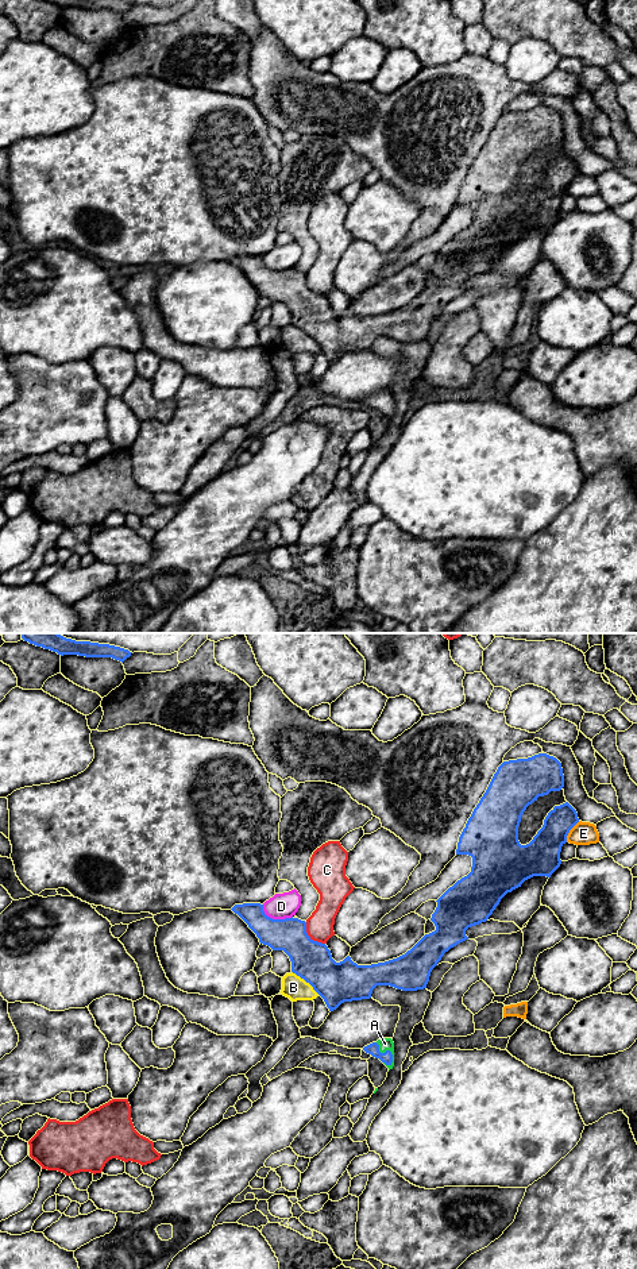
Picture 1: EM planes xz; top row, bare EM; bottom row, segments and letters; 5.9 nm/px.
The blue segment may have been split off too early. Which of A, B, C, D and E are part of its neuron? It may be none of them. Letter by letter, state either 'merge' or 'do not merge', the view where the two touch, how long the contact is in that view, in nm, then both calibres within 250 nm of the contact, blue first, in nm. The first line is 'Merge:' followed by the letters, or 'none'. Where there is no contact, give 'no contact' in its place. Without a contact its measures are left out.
Merge: A
A: merge; contact in xz; length 170 nm; calibres 70 and 80 nm
B: do not merge; contact in xz; length 220 nm; calibres 240 and 140 nm
C: do not merge; contact in xz; length 180 nm; calibres 240 and 160 nm
D: do not merge; contact in xz; length 200 nm; calibres 200 and 150 nm
E: do not merge; contact in xz; length 150 nm; calibres 220 and 140 nm

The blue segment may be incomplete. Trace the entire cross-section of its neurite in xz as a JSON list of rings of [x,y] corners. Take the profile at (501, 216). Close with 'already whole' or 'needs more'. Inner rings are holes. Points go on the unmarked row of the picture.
[[[547,105],[528,111],[503,113],[494,126],[486,144],[474,161],[463,181],[456,207],[472,209],[471,224],[449,239],[436,254],[437,259],[431,273],[436,282],[425,286],[405,306],[378,316],[358,317],[347,308],[336,315],[325,296],[313,293],[306,285],[306,274],[298,270],[273,271],[263,263],[260,255],[235,256],[238,266],[256,286],[259,294],[273,302],[283,302],[292,313],[292,324],[309,335],[324,351],[329,363],[344,354],[370,351],[377,338],[390,338],[402,343],[426,340],[432,321],[445,304],[468,292],[466,282],[486,274],[501,251],[533,228],[551,227],[560,219],[561,198],[567,194],[570,182],[579,174],[576,162],[568,155],[555,158],[544,171],[543,180],[533,192],[521,197],[518,178],[526,159],[538,148],[564,139],[561,115]]] | already whole

